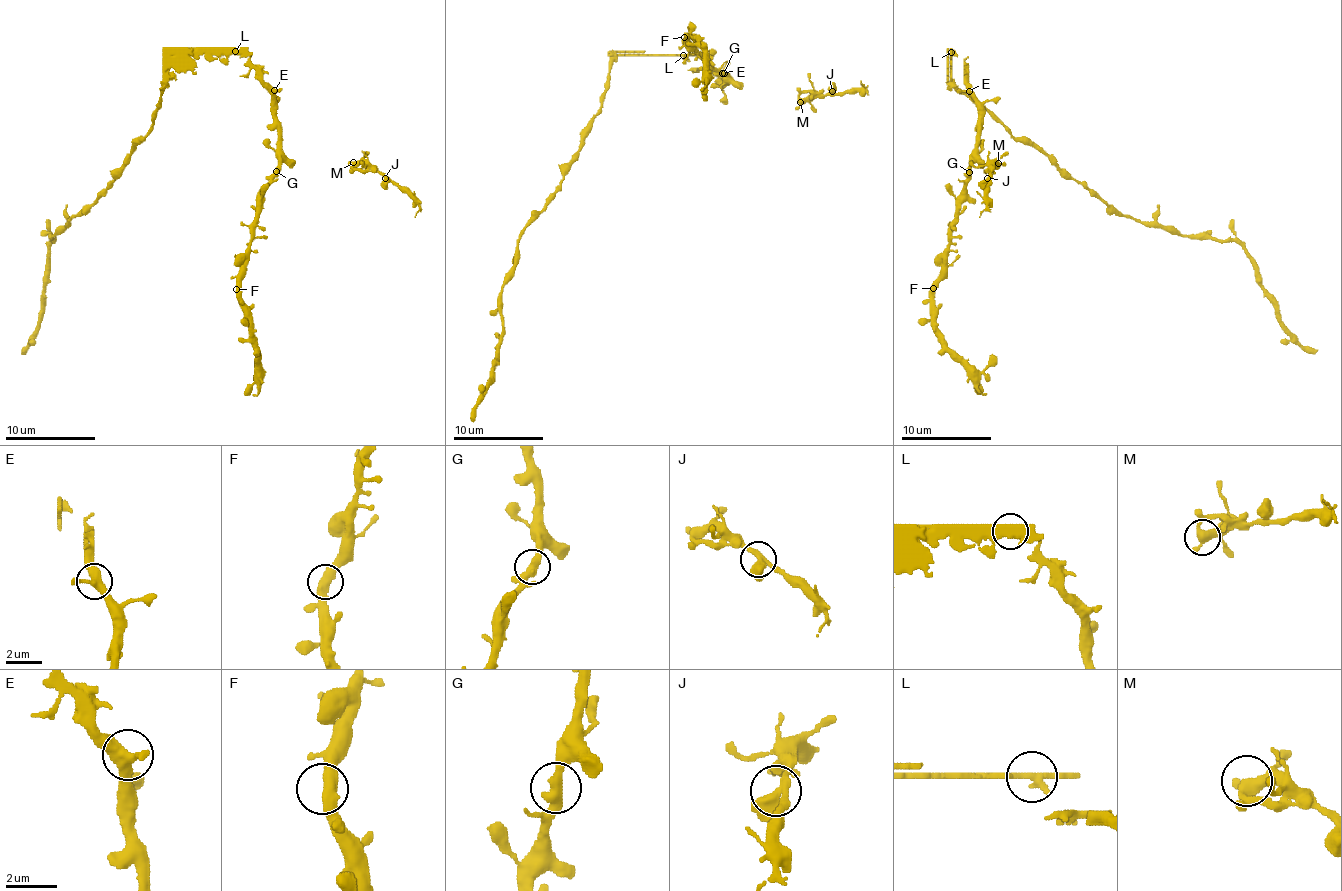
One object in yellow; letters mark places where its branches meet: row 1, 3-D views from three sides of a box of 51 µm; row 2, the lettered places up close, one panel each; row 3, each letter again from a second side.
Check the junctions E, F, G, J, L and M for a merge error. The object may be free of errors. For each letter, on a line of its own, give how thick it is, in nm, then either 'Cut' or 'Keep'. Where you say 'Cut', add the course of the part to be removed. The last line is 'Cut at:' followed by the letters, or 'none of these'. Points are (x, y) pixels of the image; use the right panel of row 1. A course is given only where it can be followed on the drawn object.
E: Thickness 400 nm. Keep
F: Thickness 480 nm. Keep
G: Thickness 440 nm. Keep
J: Thickness 480 nm. Keep
L: Thickness 480 nm. Cut. Course of the part to remove: (951, 52), (948, 73), (960, 88), (1124, 214), (1171, 225), (1184, 237), (1234, 239), (1279, 322), (1317, 351)
M: Thickness 440 nm. Keep
Cut at: L

